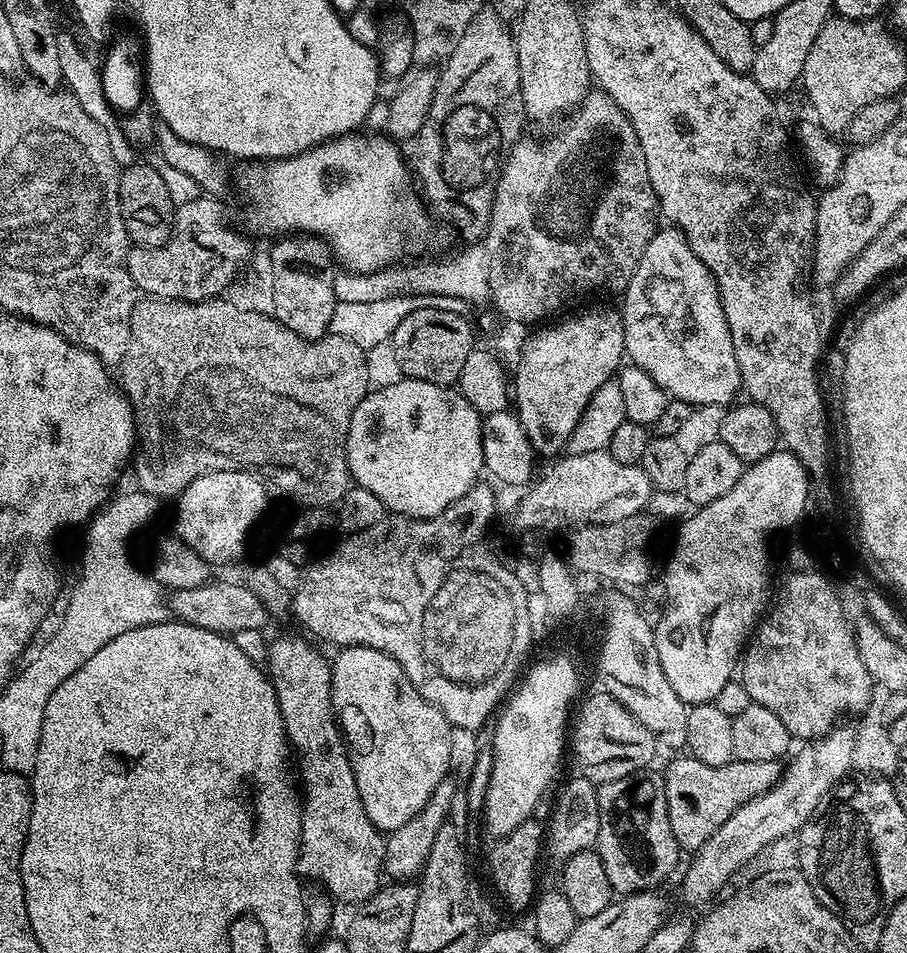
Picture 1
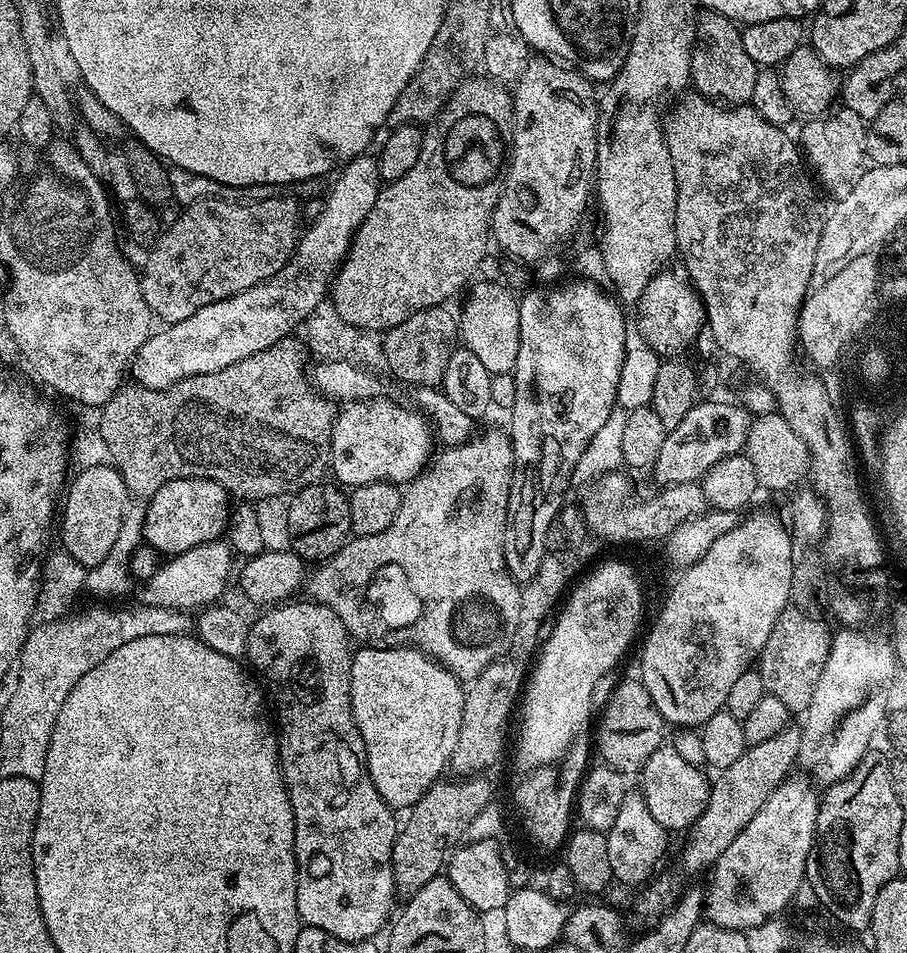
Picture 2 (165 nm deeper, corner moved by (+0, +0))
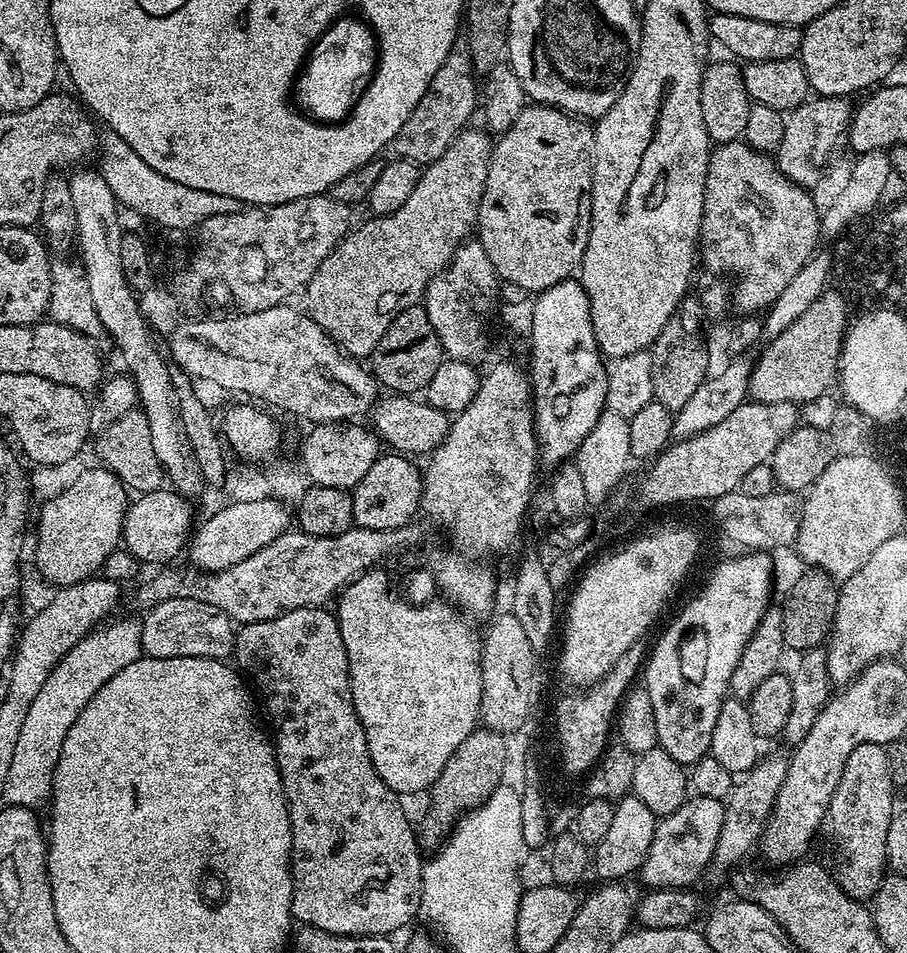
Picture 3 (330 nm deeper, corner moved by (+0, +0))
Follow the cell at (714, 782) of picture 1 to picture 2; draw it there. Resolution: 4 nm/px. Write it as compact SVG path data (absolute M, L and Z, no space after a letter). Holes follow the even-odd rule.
M662 746L646 758L643 768L639 769L639 791L644 793L646 806L650 806L650 814L658 822L658 826L668 829L669 833L676 834L691 829L696 819L706 810L708 801L709 777L704 777L705 769L699 764L686 762L681 758L678 750L670 746Z

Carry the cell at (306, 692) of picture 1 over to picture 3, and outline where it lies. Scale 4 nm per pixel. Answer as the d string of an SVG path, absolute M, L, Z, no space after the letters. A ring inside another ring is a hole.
M321 606L319 608L299 608L298 610L290 610L286 614L282 614L278 618L270 618L266 622L254 622L253 624L243 625L236 634L236 650L234 653L234 660L237 665L245 673L246 671L252 675L251 683L257 684L260 687L262 695L268 699L268 704L272 707L272 724L276 727L276 736L274 732L274 747L276 749L276 761L278 762L278 770L282 778L282 786L286 794L286 802L288 803L288 813L290 814L290 826L292 827L292 918L293 921L299 922L301 925L309 928L317 928L318 930L326 930L335 936L388 936L396 932L399 928L404 928L411 922L415 916L420 912L420 899L424 893L424 864L420 855L422 850L418 845L418 832L408 821L408 812L404 809L404 804L401 797L390 787L386 786L386 782L382 782L382 778L378 774L378 770L374 770L374 762L370 758L370 750L366 742L366 734L362 730L362 722L358 718L358 714L354 710L354 698L352 697L352 683L350 682L350 670L348 669L348 655L346 654L346 642L342 642L342 634L340 633L340 624L336 621L335 615L327 607Z

